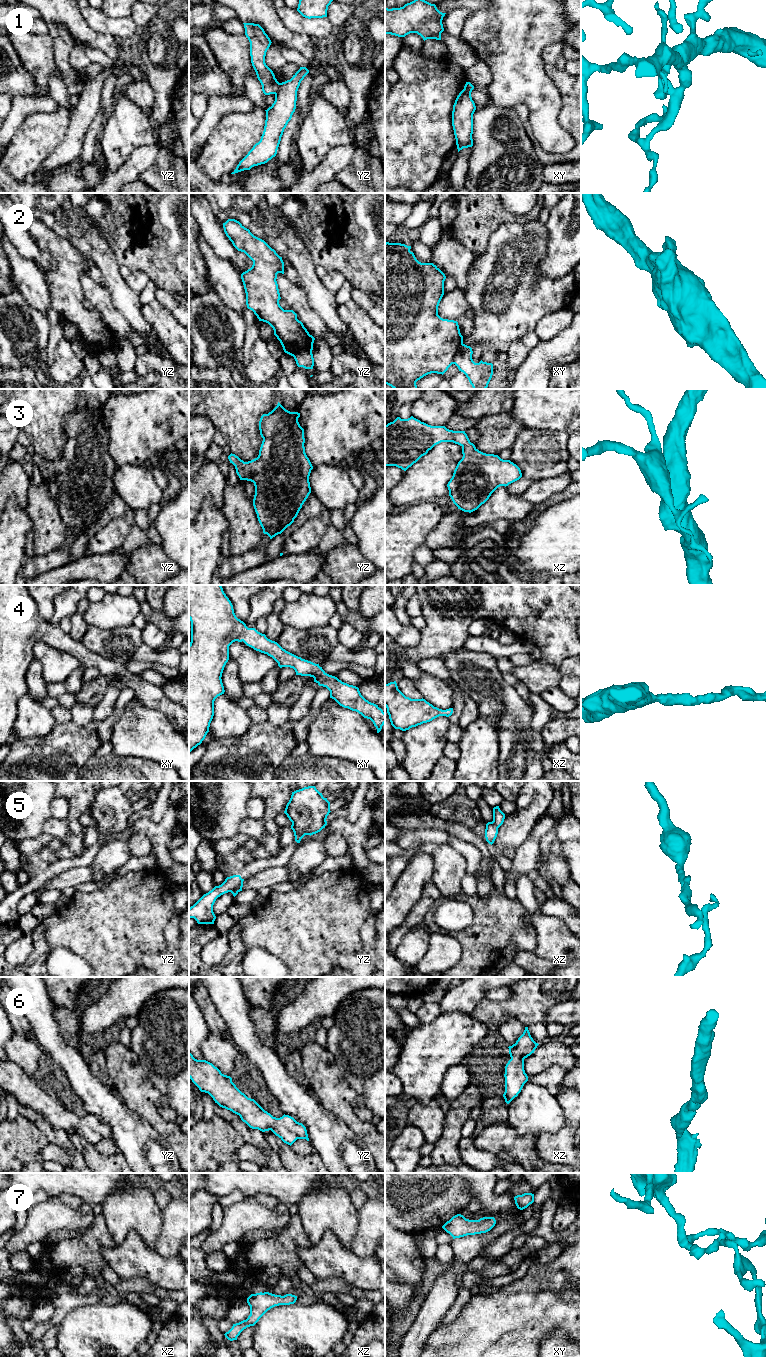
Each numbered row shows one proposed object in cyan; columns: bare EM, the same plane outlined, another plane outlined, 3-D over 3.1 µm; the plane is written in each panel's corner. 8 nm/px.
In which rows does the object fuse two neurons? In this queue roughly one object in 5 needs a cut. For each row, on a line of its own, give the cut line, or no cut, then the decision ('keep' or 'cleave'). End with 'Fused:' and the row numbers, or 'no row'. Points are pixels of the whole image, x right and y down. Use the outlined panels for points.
1: no cut; keep
2: cut in xy along (463, 344), (458, 350), (453, 363); cleave
3: no cut; keep
4: no cut; keep
5: cut in yz along (242, 879), (230, 891); cleave
6: no cut; keep
7: no cut; keep
Fused: 2, 5

